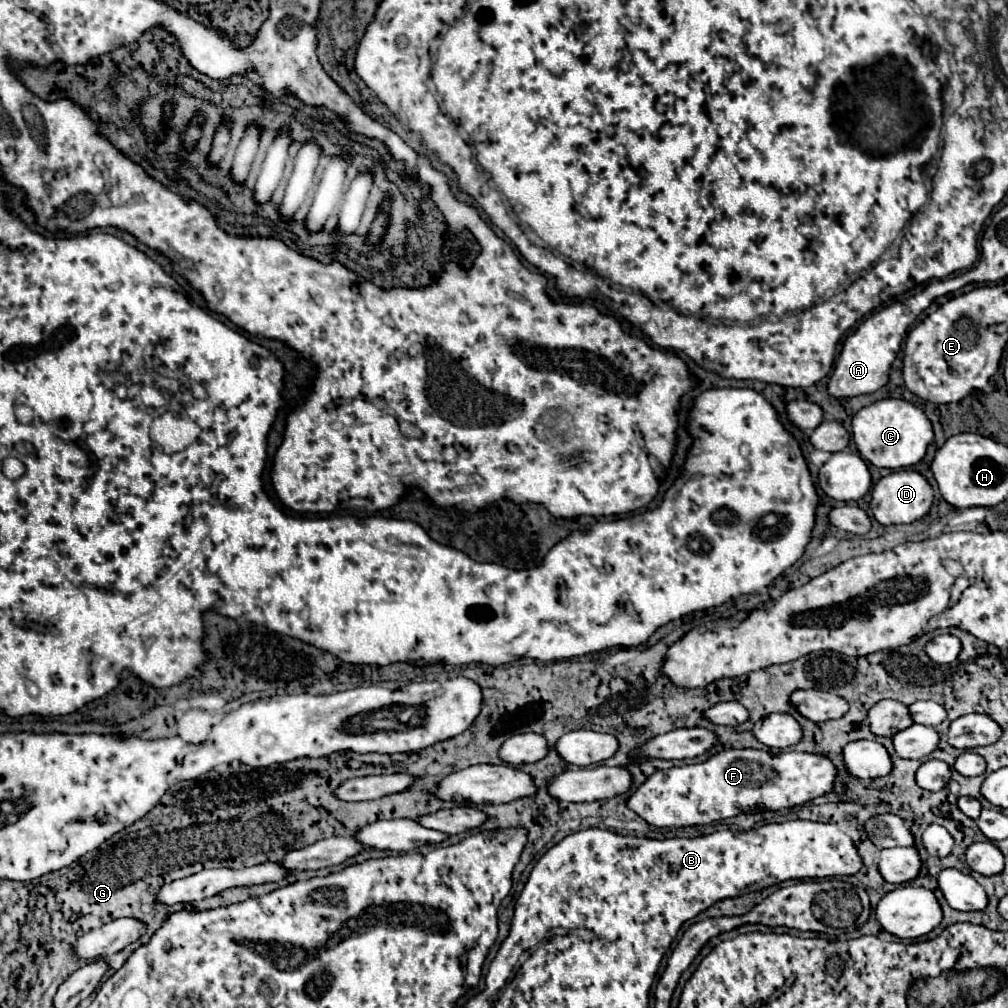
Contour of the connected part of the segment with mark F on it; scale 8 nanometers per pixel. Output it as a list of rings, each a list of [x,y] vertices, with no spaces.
[[[723,750],[711,756],[705,762],[687,764],[679,768],[669,768],[651,774],[639,790],[631,798],[625,800],[627,808],[639,814],[647,824],[657,828],[671,828],[671,826],[695,826],[695,824],[711,824],[715,820],[733,818],[745,812],[763,812],[763,810],[781,810],[789,806],[805,804],[817,796],[823,796],[833,790],[833,778],[837,768],[825,756],[807,754],[807,752],[781,752],[771,754],[767,750]]]

